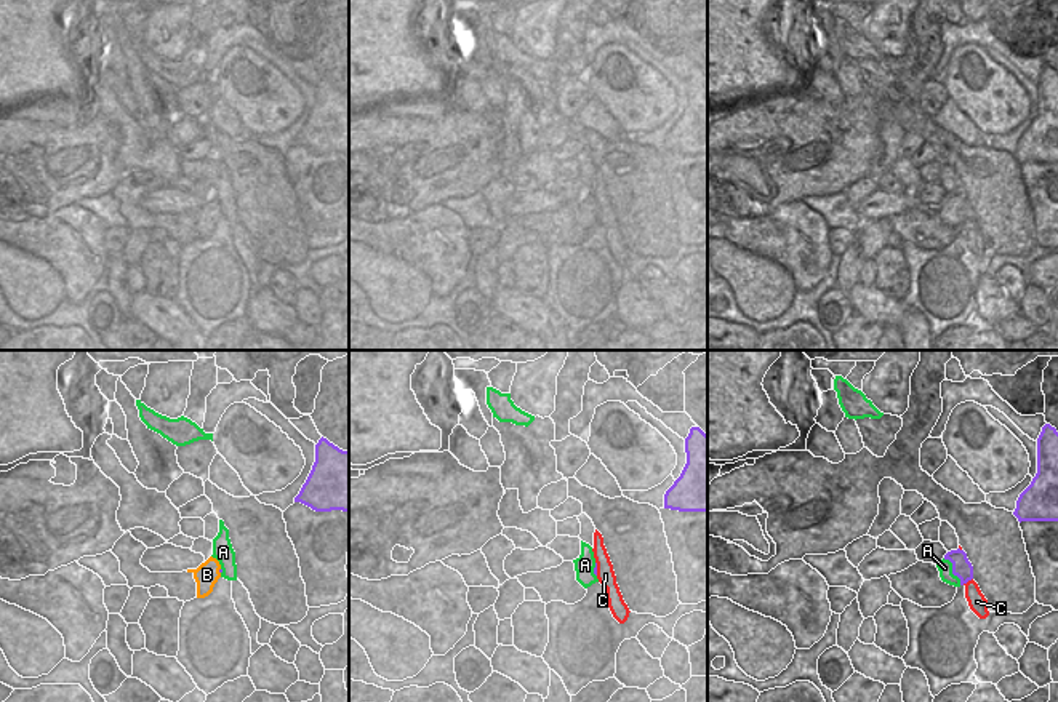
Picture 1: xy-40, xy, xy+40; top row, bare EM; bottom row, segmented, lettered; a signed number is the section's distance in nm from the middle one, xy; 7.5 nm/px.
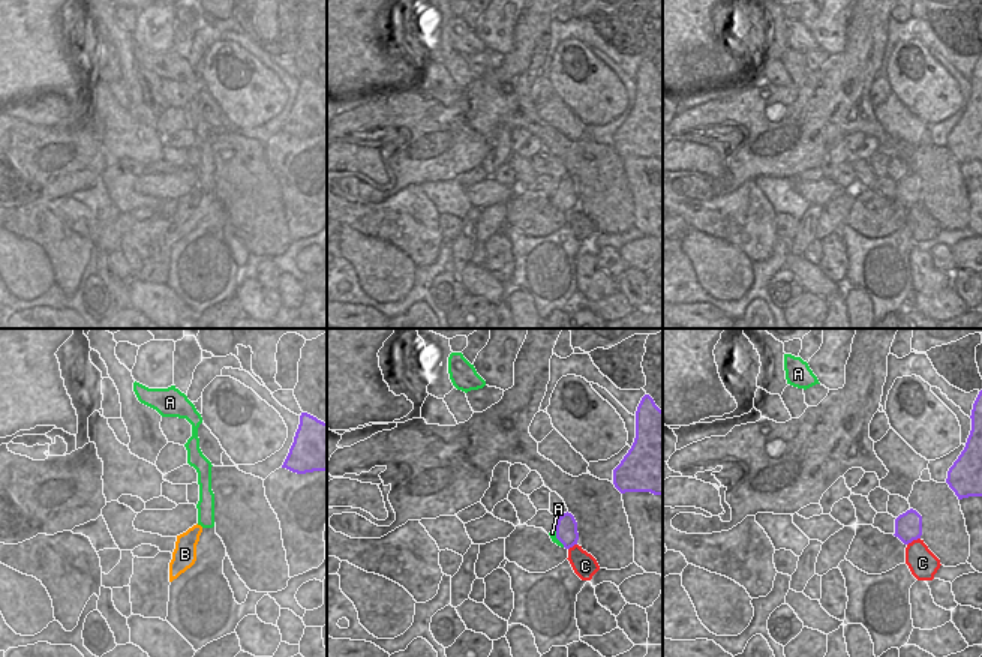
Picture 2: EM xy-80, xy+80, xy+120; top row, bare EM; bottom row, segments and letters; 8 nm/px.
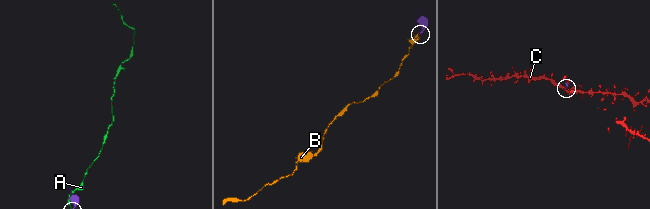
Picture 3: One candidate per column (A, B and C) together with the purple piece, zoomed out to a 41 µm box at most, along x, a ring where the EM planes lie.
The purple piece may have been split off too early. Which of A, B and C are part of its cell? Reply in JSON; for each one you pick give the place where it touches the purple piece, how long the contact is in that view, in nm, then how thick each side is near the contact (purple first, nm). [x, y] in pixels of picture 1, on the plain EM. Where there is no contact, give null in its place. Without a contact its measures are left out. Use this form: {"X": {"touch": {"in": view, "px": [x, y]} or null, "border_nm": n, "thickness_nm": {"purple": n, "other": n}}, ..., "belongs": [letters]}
{"B": {"touch": null}, "belongs": ["B"]}

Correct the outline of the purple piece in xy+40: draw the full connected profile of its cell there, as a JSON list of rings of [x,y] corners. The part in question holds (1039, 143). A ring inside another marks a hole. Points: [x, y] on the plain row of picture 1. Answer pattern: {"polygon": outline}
{"polygon": [[[1050,66],[1037,80],[1037,115],[1020,136],[1018,163],[1058,163],[1058,74]]]}

